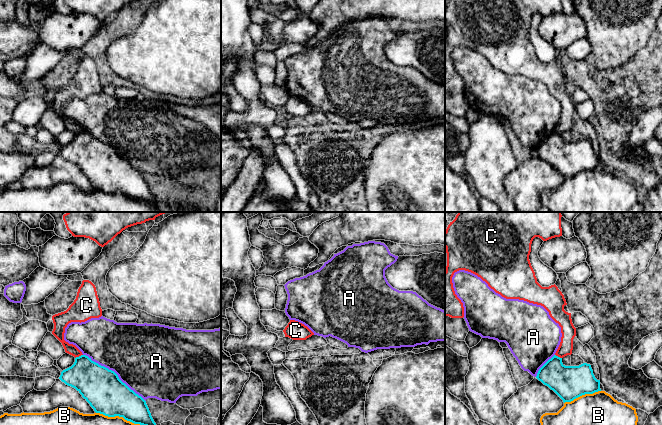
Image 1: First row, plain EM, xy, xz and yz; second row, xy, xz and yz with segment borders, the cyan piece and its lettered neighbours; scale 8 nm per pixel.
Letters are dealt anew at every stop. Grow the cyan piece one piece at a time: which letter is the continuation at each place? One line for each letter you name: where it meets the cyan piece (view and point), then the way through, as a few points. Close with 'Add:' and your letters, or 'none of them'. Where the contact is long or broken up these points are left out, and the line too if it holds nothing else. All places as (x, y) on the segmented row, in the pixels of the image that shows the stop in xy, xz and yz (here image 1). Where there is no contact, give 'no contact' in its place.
Add: none of them

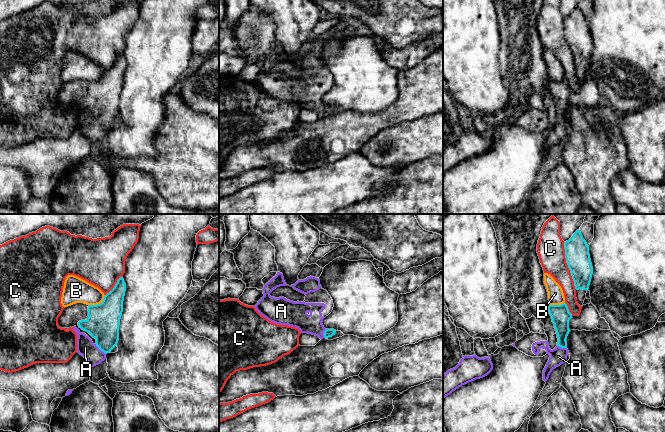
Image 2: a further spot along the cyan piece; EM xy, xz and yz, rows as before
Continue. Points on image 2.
A: contact xy (100, 349); way xy (103, 321), (100, 349), (87, 349), (85, 347)
Add: A

